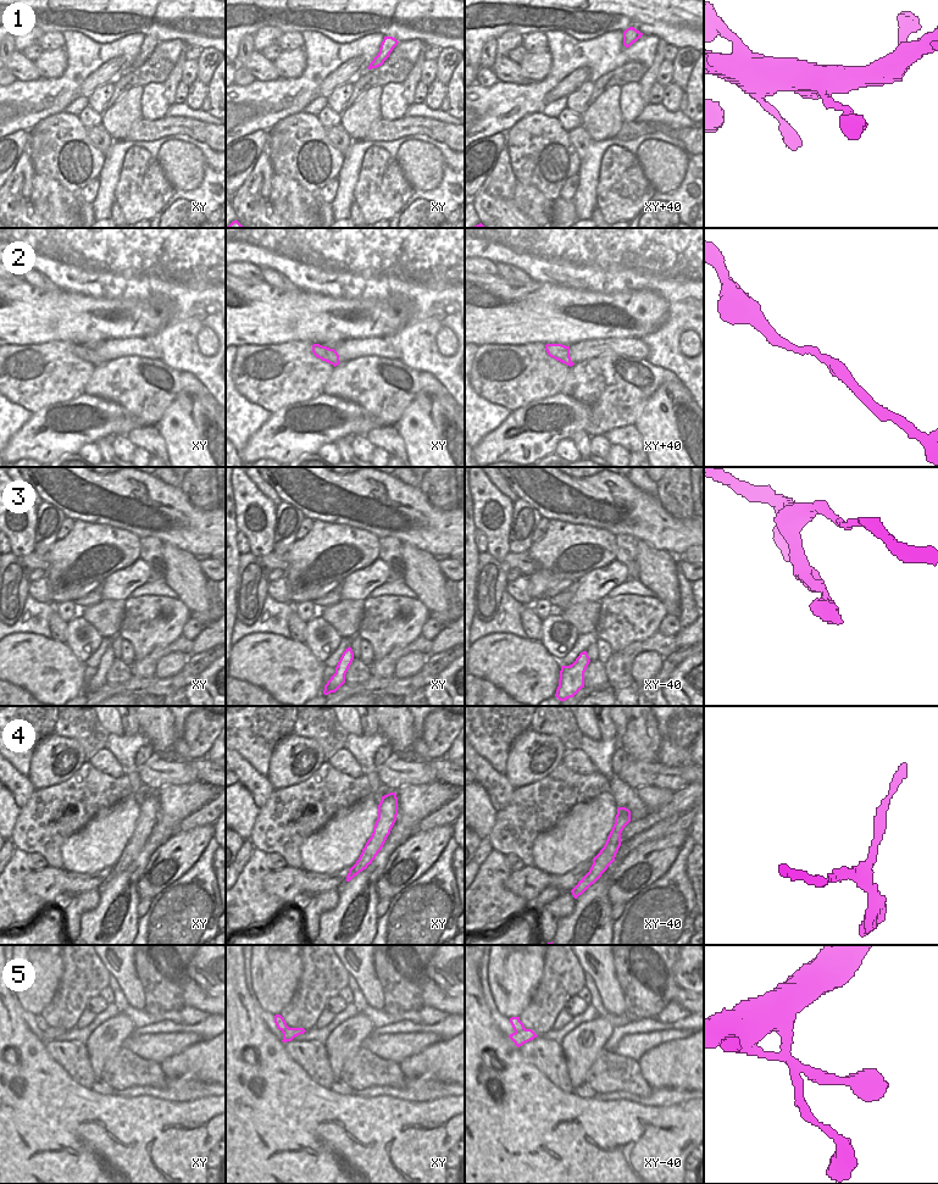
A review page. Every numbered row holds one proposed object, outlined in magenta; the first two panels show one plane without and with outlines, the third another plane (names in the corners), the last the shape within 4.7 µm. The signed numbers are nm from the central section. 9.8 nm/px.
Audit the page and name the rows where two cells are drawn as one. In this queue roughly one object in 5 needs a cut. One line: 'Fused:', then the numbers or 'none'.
Fused: none

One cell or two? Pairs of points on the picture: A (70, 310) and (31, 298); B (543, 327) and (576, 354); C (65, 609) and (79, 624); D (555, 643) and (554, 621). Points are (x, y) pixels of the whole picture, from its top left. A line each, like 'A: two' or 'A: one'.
A: one
B: two
C: two
D: one

